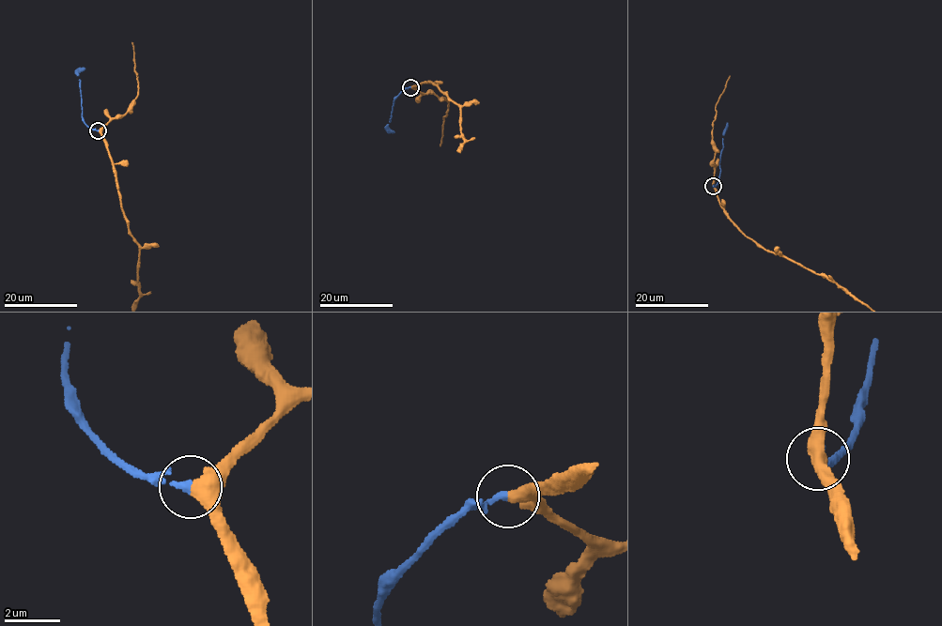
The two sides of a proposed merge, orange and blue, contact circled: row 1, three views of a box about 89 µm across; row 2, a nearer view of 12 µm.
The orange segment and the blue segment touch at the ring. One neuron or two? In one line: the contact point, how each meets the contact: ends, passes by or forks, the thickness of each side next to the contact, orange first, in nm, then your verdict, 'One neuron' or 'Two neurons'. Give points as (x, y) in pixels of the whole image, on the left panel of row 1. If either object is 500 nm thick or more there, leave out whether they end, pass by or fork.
Place: (98, 130). At the ring orange passes by. At the ring blue ends. Thickness 400 nm (orange) against 240 nm. One neuron

